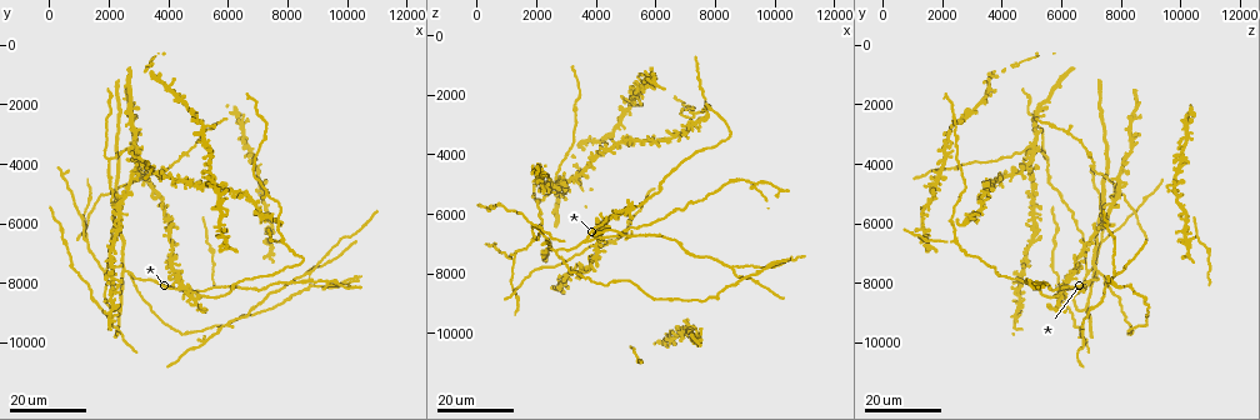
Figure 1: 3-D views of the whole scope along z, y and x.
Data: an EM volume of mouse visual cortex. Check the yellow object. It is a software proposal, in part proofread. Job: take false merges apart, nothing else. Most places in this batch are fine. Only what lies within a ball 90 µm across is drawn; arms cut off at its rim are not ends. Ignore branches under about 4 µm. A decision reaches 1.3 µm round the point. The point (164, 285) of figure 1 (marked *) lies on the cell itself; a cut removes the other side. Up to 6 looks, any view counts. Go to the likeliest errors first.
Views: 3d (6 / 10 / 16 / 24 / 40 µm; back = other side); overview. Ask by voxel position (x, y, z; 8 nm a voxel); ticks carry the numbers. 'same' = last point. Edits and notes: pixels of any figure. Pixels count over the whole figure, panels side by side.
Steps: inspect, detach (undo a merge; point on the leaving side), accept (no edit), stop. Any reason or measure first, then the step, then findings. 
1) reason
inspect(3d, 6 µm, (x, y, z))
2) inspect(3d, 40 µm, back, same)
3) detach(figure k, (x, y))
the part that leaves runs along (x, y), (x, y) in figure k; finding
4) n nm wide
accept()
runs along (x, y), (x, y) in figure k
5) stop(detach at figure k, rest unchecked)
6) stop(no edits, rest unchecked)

three arms meet
inspect(3d, 24 µm, (8500, 7800, 7800))

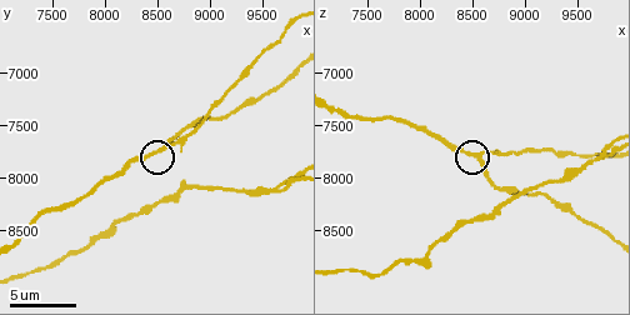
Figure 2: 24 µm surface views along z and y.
inspect(3d, 6 µm, (8560, 7700, 7760))

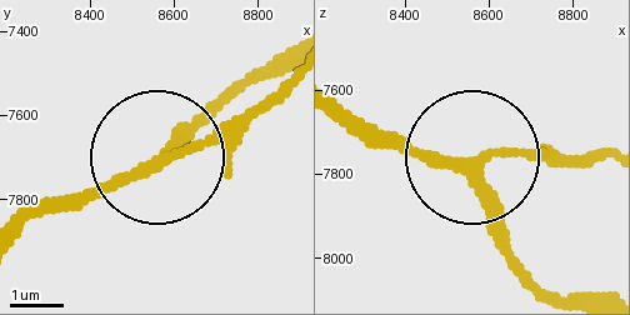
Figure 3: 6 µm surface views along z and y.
3 arms
accept()
all the same cell

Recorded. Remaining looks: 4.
sudden change in width
inspect(3d, 16 µm, (5500, 6800, 10900))

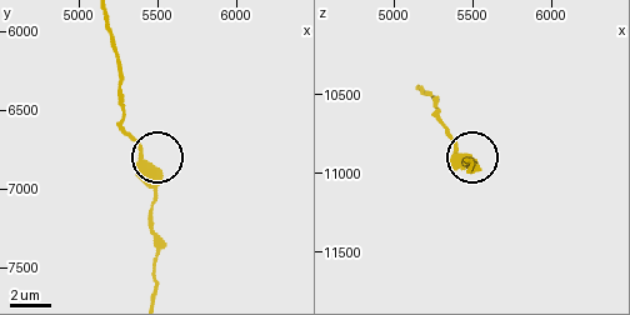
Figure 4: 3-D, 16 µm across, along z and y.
closer look
inspect(3d, 10 µm, (5400, 6820, 10880))

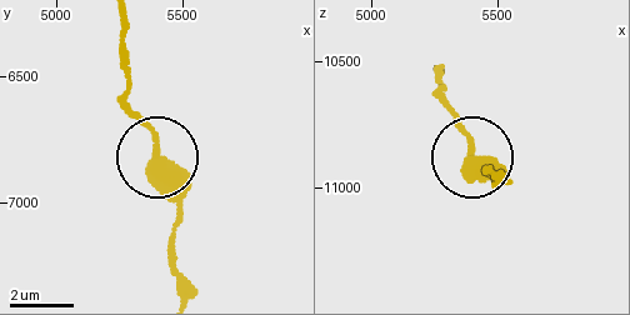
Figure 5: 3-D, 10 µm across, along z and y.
370 nm wide
accept()
continuous, no second cell

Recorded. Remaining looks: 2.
sudden change in width
inspect(3d, 16 µm, (3200, 4100, 2300))

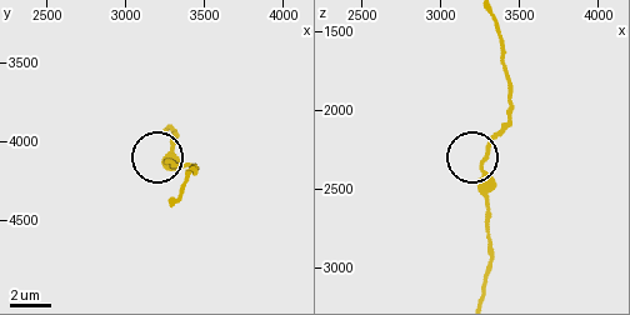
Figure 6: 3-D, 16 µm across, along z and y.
inspect(3d, 6 µm, (3300, 4120, 2320))

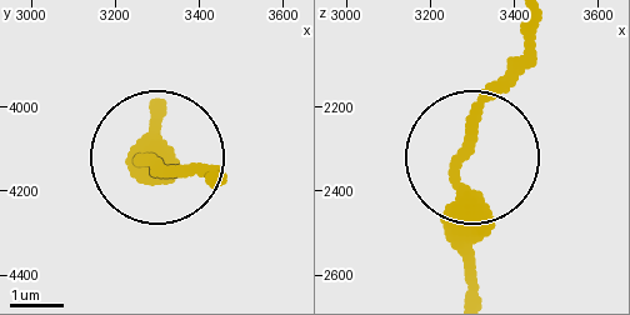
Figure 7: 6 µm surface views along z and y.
accept()
all the same cell

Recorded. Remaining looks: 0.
stop(no edits, rest unchecked)

